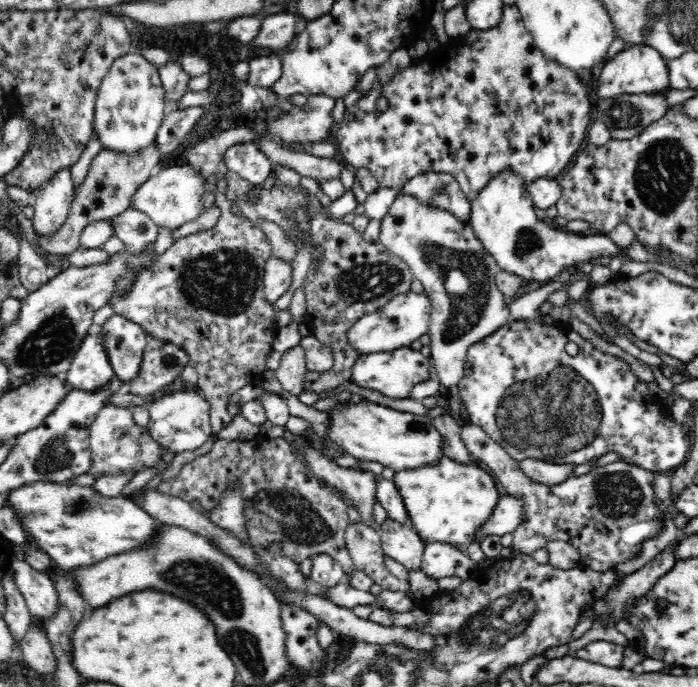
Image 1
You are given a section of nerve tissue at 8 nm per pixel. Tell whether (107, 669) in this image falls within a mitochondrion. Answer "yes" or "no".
no

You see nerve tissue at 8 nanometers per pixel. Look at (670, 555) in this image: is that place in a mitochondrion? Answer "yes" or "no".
no

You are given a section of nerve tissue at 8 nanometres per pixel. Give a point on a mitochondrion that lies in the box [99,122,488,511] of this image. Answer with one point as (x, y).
(223, 282)

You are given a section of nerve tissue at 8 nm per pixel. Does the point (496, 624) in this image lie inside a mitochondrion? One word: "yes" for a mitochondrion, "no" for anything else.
yes

